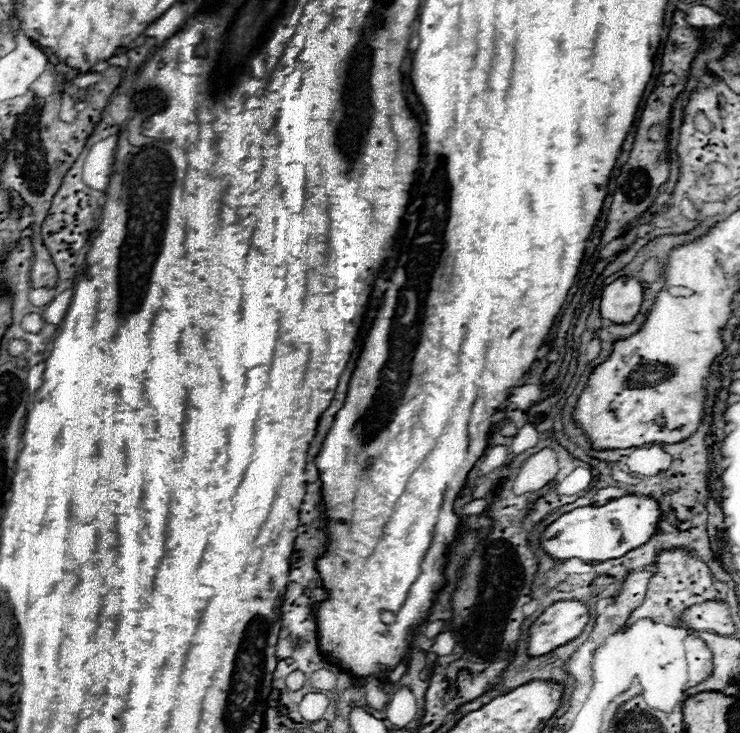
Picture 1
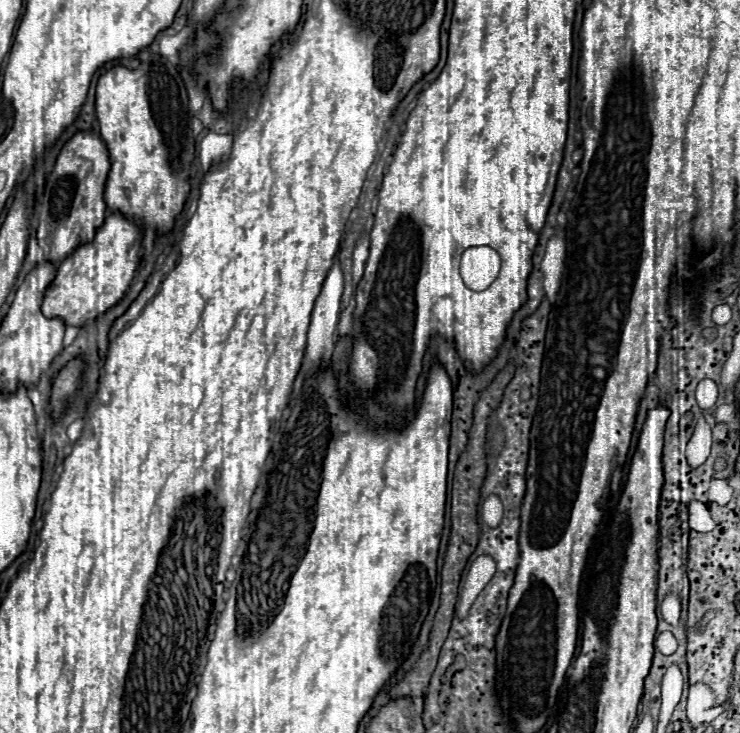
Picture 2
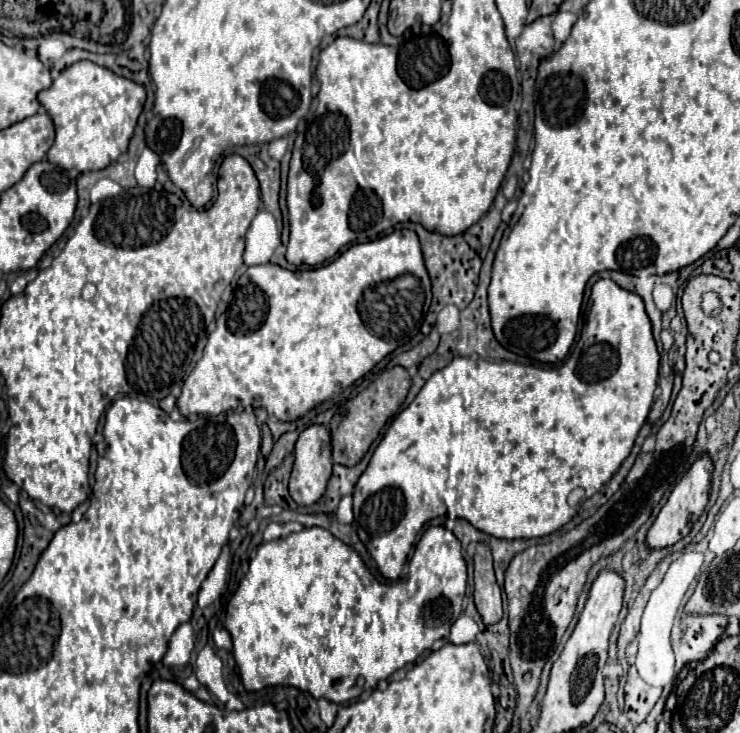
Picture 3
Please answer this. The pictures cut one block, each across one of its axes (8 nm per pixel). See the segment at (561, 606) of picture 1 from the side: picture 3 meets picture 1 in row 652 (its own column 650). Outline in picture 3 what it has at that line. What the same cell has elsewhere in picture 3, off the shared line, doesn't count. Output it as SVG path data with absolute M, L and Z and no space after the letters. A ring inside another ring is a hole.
M704 452L700 454L694 464L688 468L688 472L682 476L682 480L674 486L670 498L662 506L658 518L654 520L650 532L648 532L648 546L650 548L664 548L676 544L682 536L686 536L692 528L692 524L700 518L704 512L704 506L708 504L708 488L710 488L710 478L712 478L712 458Z

